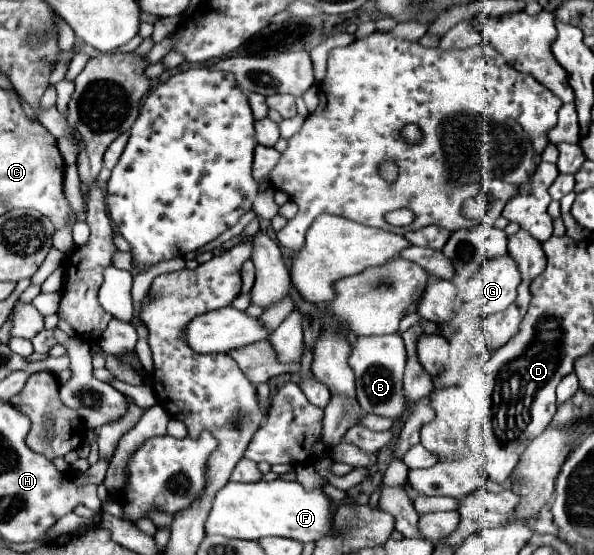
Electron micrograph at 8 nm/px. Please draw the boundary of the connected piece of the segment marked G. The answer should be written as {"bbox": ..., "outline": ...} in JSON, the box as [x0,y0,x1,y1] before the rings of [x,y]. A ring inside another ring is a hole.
{"bbox":[452,254,522,328],"outline":[[[504,254],[504,258],[494,258],[490,262],[486,262],[486,266],[482,266],[482,270],[478,270],[478,274],[474,274],[474,278],[470,278],[464,286],[464,290],[460,292],[458,300],[460,300],[460,308],[458,308],[458,316],[456,320],[452,320],[452,328],[456,328],[460,322],[468,320],[468,318],[478,318],[482,314],[496,314],[496,312],[504,312],[516,298],[516,288],[520,286],[522,276],[518,266],[514,264],[514,258],[510,258],[508,254]]]}

